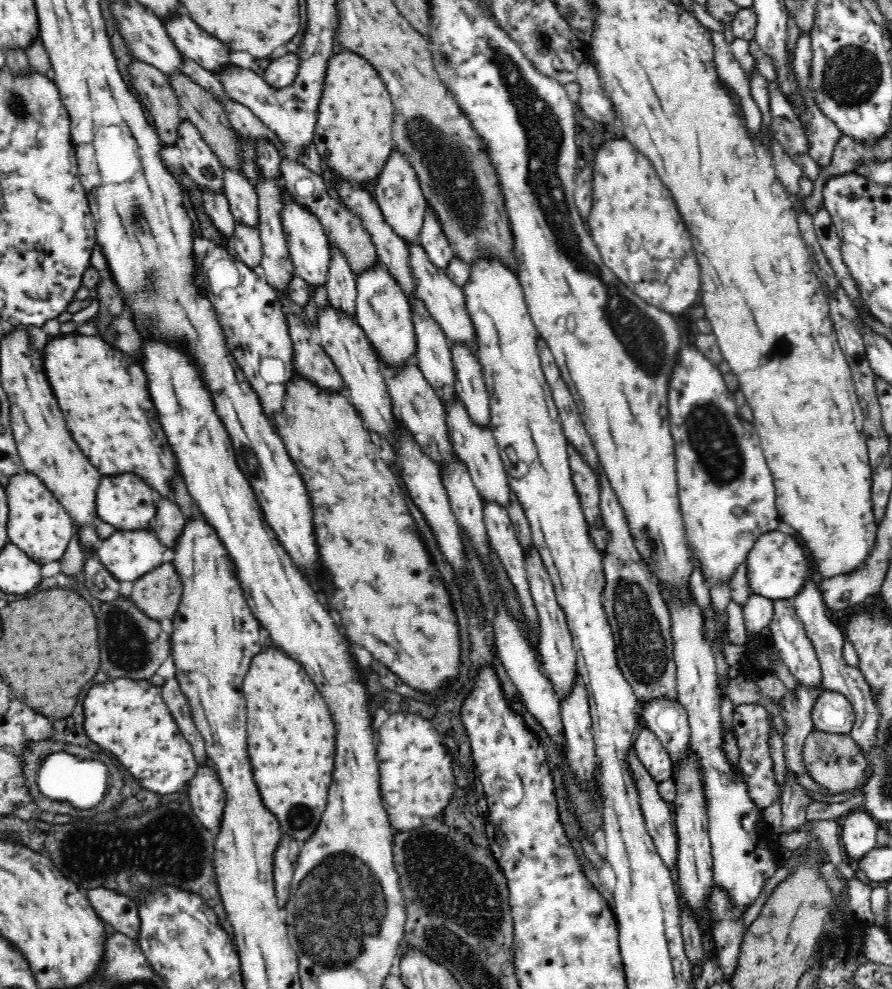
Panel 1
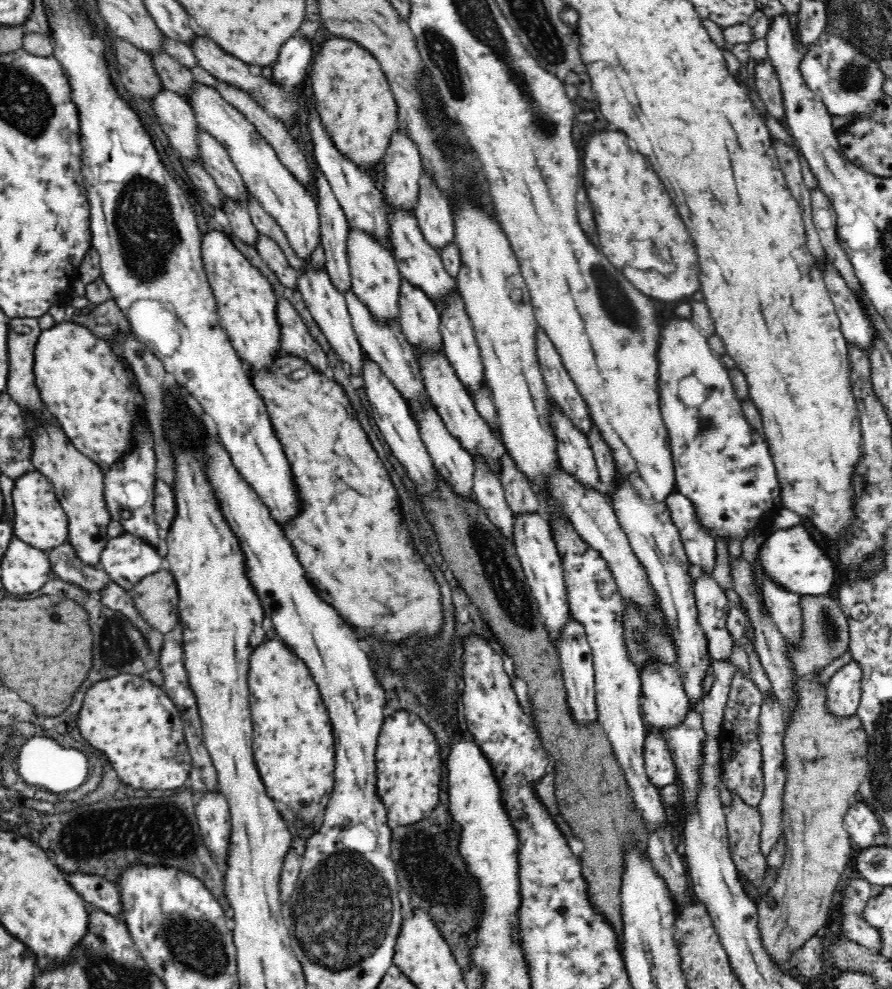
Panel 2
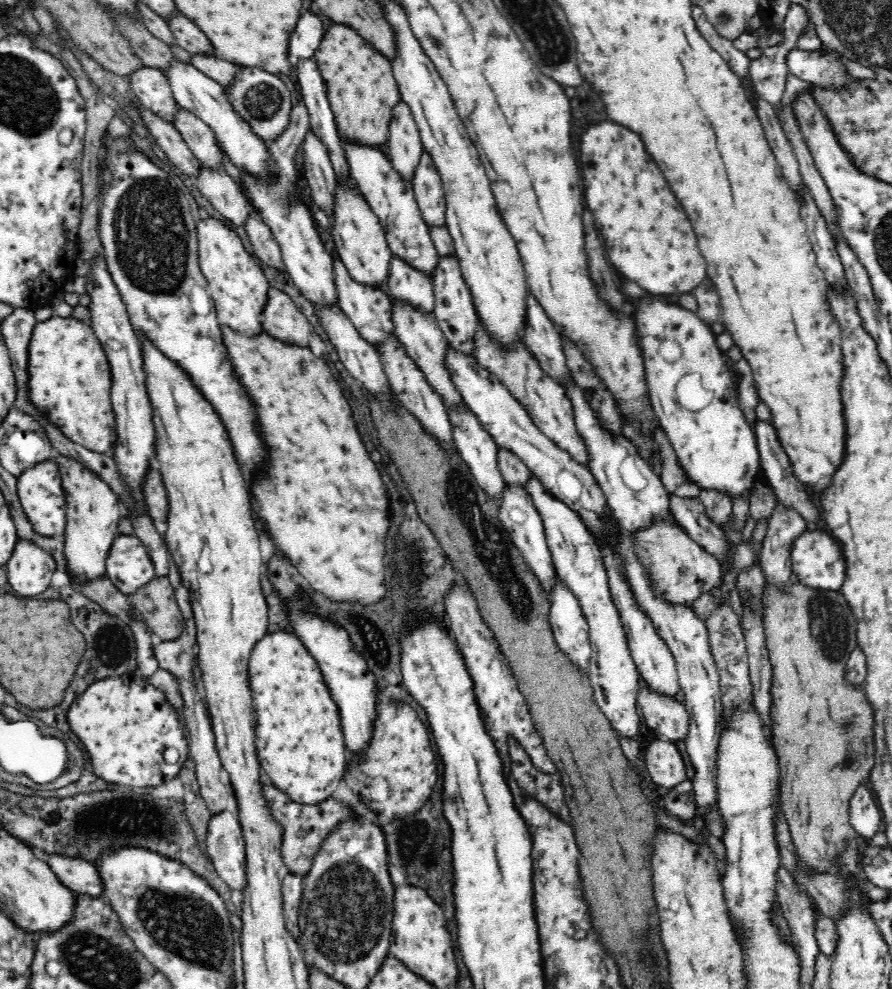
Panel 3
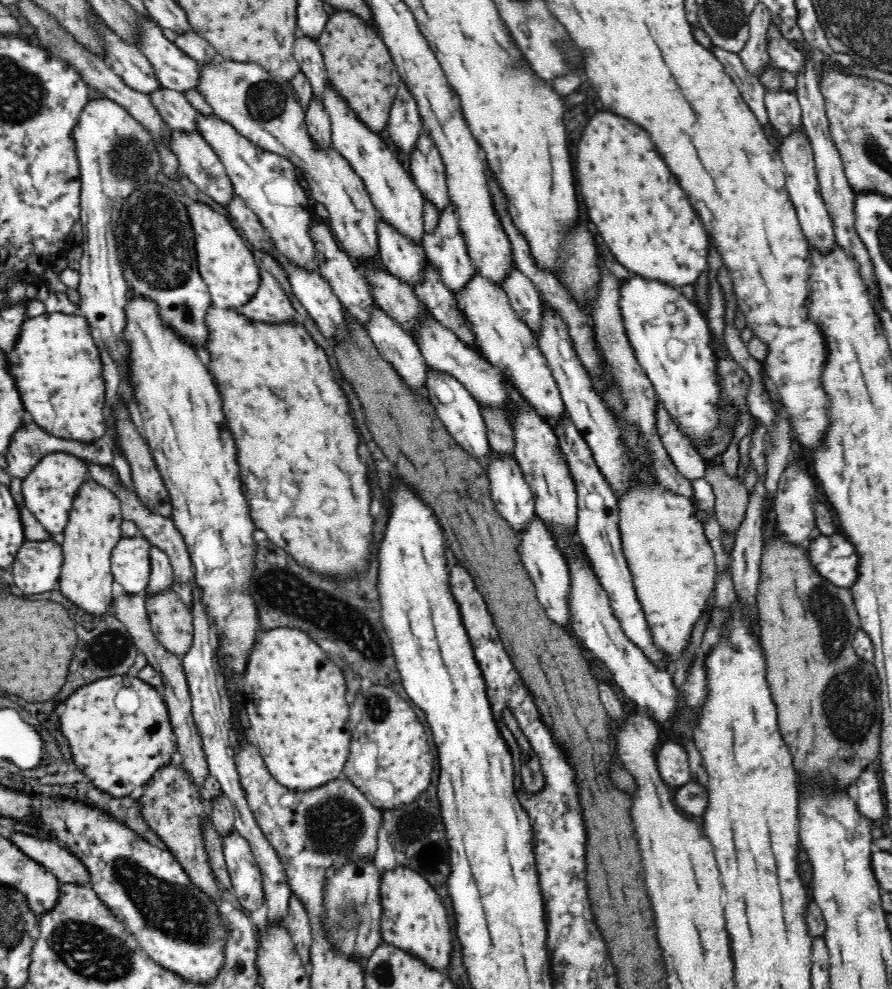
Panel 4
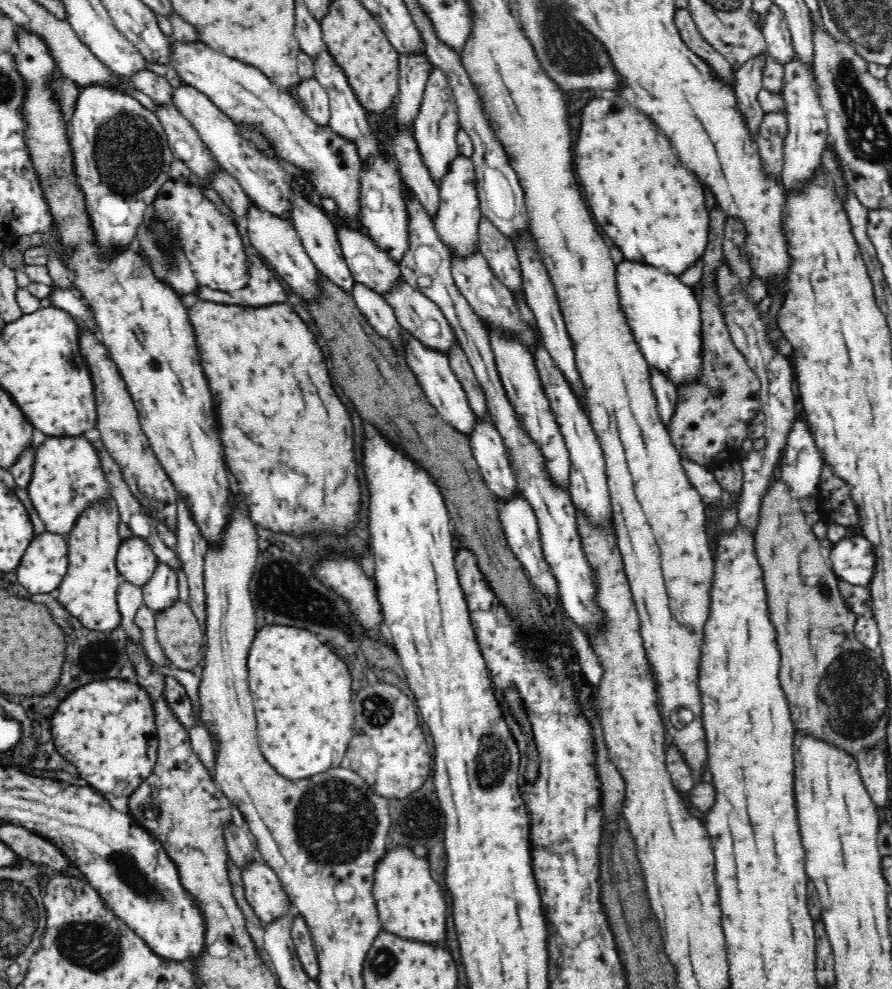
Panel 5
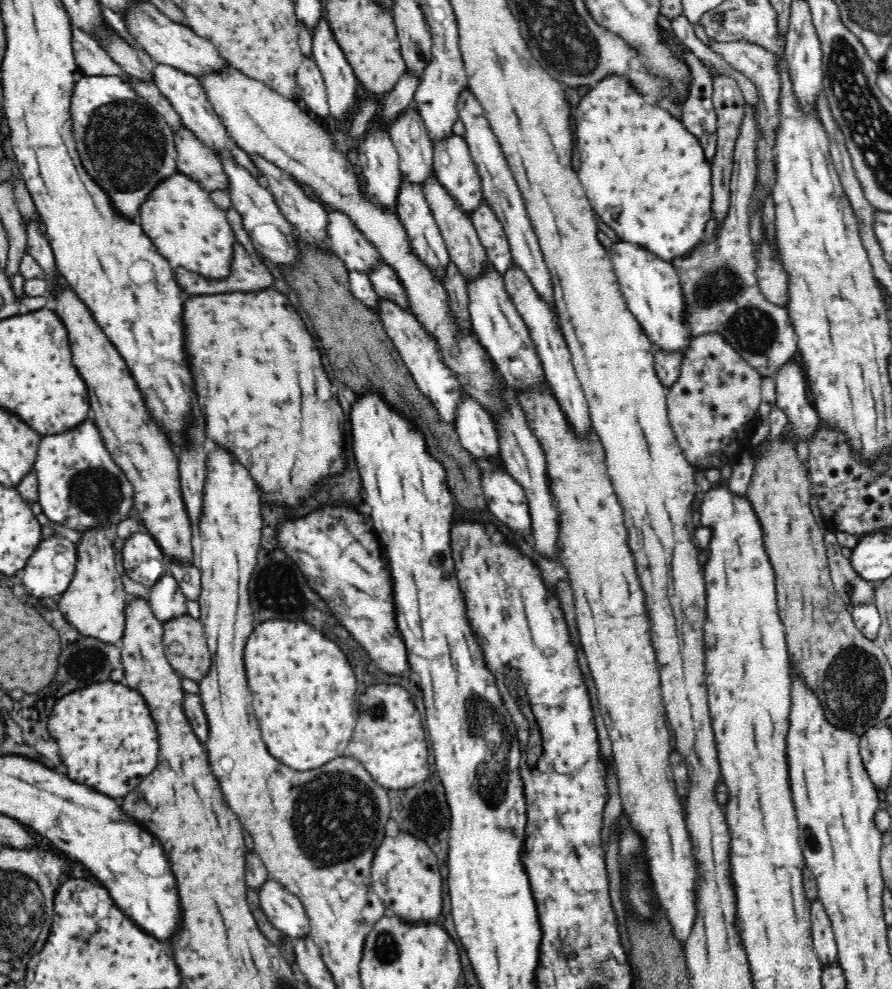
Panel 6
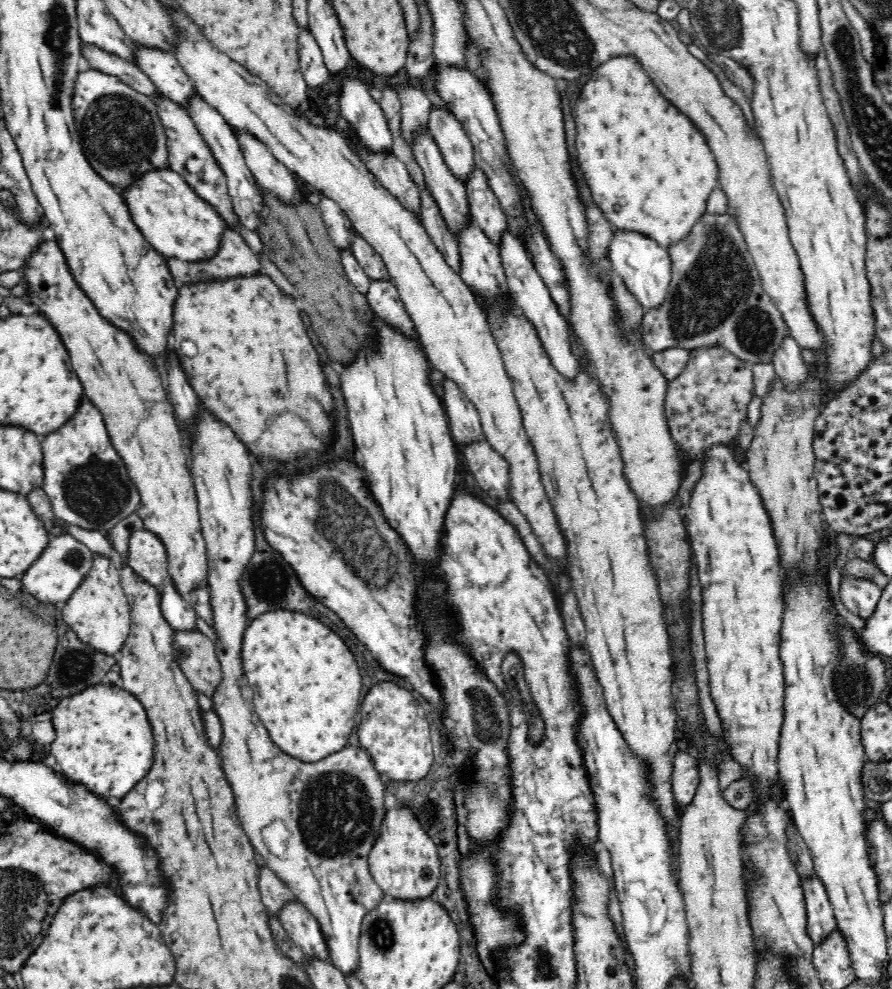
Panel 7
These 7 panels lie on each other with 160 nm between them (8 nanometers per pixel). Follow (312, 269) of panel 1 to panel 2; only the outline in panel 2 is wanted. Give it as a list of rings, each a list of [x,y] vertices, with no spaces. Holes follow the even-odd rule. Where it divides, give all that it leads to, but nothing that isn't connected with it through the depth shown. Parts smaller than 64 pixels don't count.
[[[195,81],[185,94],[185,101],[192,109],[197,126],[207,130],[226,149],[248,194],[281,226],[296,256],[302,259],[310,257],[321,244],[318,204],[310,189],[280,162],[276,151],[256,129],[256,125],[226,101],[216,88]]]

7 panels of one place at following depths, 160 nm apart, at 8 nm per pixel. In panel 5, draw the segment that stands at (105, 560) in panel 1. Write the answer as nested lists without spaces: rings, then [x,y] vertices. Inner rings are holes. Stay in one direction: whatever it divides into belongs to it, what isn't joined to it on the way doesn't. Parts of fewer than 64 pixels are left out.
[[[132,536],[119,545],[116,566],[124,580],[143,587],[152,578],[159,560],[148,541]]]

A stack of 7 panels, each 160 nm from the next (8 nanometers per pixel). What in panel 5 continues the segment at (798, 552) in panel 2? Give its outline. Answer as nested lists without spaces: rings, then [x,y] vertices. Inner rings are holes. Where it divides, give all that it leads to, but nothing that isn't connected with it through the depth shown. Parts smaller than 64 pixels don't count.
[[[864,534],[834,543],[828,558],[834,574],[848,583],[870,585],[876,576],[876,549]]]

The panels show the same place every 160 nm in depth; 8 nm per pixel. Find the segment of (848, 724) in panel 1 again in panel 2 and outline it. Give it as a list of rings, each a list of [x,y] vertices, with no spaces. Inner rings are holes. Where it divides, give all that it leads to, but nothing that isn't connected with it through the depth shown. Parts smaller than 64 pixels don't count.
[[[858,661],[844,663],[829,682],[829,708],[837,716],[852,716],[857,714],[862,697],[862,669]]]

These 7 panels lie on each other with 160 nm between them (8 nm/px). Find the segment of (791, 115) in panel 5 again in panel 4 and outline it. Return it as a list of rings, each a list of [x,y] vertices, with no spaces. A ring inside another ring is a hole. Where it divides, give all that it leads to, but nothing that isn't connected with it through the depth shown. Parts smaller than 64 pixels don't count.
[[[803,122],[796,125],[789,135],[781,137],[781,145],[777,153],[780,155],[783,164],[789,199],[796,210],[803,234],[815,248],[821,248],[823,252],[830,252],[830,248],[836,244],[833,223],[820,192],[812,141],[810,141],[810,137],[806,133],[806,125]]]

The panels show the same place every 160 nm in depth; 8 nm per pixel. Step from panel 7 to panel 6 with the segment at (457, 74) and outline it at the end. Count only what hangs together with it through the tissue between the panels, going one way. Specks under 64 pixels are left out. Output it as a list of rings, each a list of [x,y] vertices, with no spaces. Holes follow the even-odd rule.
[[[466,86],[458,92],[456,110],[457,118],[464,124],[464,138],[468,143],[469,151],[480,177],[483,198],[498,216],[504,228],[513,262],[519,264],[527,272],[527,276],[534,283],[538,293],[546,301],[550,301],[554,305],[551,271],[544,260],[544,253],[542,253],[542,248],[540,248],[535,228],[531,225],[531,219],[527,212],[527,203],[524,201],[522,191],[520,191],[512,169],[508,166],[506,154],[504,154],[502,146],[498,142],[498,137],[492,131],[490,121],[488,121],[488,117],[486,117],[484,112],[484,107],[482,107],[480,99],[476,97],[476,93],[470,89],[470,86]]]

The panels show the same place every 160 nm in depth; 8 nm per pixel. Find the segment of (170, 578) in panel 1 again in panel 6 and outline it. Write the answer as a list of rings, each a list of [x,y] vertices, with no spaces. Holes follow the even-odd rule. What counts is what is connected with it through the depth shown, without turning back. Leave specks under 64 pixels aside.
[[[189,614],[164,623],[164,652],[184,678],[200,683],[210,674],[212,657],[203,624]]]

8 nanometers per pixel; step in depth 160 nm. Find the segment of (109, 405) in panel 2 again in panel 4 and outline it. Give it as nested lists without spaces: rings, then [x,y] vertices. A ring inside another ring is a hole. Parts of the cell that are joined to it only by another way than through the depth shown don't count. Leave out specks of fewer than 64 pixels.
[[[44,312],[42,314],[26,317],[19,326],[18,338],[16,342],[13,343],[11,349],[5,354],[7,361],[7,371],[9,376],[14,378],[16,382],[16,388],[20,392],[20,400],[24,404],[24,408],[30,412],[30,416],[34,418],[34,422],[44,430],[48,432],[50,436],[56,436],[56,438],[61,439],[72,439],[84,442],[96,442],[105,432],[106,424],[104,424],[104,416],[102,416],[102,408],[104,408],[104,382],[102,382],[102,363],[100,362],[99,350],[97,344],[93,340],[92,334],[90,332],[90,325],[88,321],[83,316],[77,314],[66,314],[64,312]]]

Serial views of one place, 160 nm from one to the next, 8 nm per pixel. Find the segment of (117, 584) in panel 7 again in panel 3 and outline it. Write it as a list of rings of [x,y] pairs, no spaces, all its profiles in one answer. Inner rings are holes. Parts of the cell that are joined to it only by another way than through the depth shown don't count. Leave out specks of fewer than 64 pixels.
[[[57,454],[55,458],[62,469],[62,486],[65,490],[67,523],[62,535],[65,568],[70,584],[77,588],[107,578],[106,562],[112,543],[121,535],[118,524],[123,509],[114,491],[93,472],[66,456]]]

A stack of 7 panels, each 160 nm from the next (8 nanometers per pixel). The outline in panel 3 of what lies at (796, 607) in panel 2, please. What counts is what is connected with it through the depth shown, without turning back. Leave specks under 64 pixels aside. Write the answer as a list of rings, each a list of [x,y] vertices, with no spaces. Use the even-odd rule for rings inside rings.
[[[778,500],[768,519],[758,563],[765,581],[787,587],[793,576],[791,558],[794,542],[808,531],[808,521],[796,509]]]

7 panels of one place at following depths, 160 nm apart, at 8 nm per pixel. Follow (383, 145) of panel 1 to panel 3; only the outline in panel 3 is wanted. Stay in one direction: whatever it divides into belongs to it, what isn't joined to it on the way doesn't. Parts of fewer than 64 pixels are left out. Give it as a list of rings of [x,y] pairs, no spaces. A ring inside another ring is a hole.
[[[334,22],[327,24],[314,58],[318,61],[318,69],[322,71],[326,83],[339,134],[368,145],[380,146],[386,143],[393,106],[401,101],[391,60],[362,37],[356,27]]]

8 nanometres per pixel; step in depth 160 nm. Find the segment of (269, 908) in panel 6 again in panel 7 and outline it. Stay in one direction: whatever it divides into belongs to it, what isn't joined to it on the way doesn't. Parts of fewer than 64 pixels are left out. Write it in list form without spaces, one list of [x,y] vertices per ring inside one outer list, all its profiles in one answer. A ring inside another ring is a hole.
[[[288,902],[278,916],[284,930],[309,958],[330,962],[330,947],[318,919],[300,902]]]

